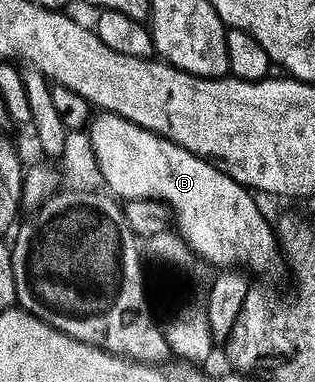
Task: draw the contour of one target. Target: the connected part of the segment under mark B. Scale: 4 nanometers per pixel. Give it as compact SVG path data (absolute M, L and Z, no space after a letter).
M98 111L87 125L87 133L92 154L96 160L96 171L101 171L101 176L105 179L104 187L122 201L143 198L161 200L165 203L171 210L176 231L194 257L202 256L207 263L217 264L218 269L238 268L248 270L250 273L269 272L276 264L282 263L283 257L277 243L274 225L261 213L256 200L258 197L244 184L235 182L235 178L219 170L216 164L210 164L202 156L196 156L183 146L127 118L116 116L114 112Z

